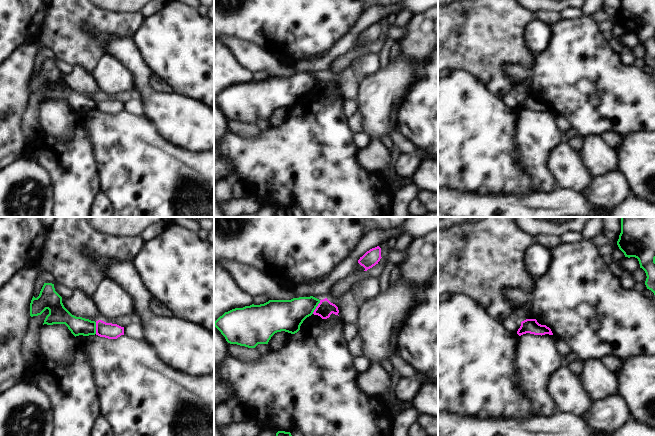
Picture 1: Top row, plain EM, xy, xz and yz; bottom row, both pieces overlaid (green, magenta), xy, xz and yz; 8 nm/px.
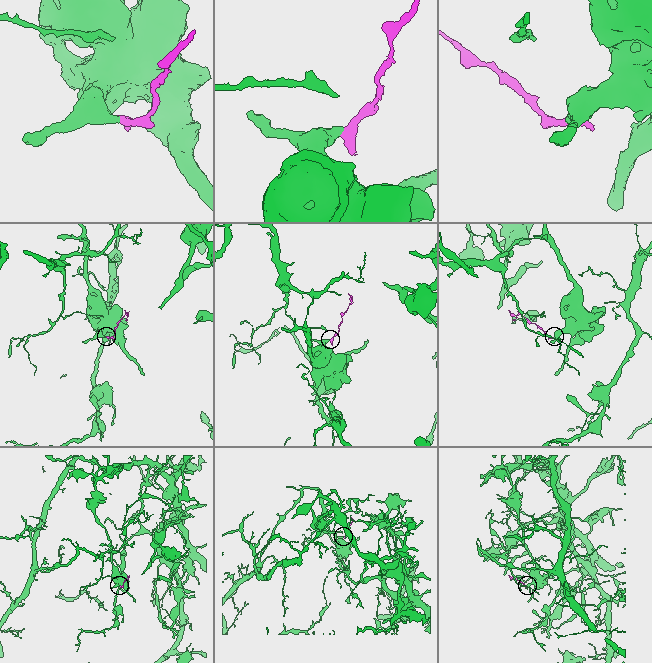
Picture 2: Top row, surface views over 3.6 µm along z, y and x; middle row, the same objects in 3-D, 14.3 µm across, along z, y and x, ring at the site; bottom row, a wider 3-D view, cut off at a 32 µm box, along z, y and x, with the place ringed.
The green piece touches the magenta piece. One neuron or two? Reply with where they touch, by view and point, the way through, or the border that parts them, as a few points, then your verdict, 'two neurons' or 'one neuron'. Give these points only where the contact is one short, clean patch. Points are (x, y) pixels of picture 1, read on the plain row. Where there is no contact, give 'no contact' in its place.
contact xz (316, 82); border xz (320, 76), (312, 89); two neurons

